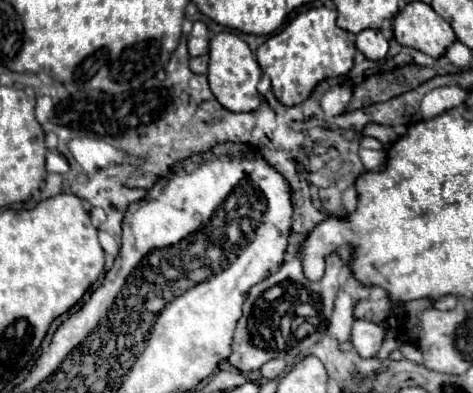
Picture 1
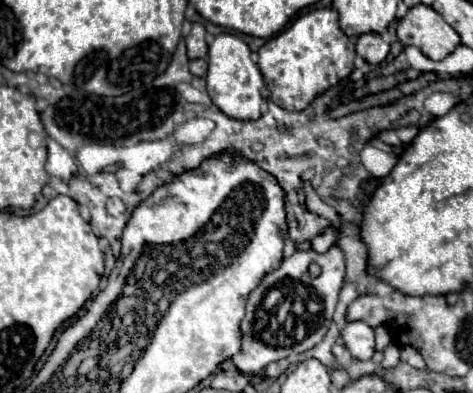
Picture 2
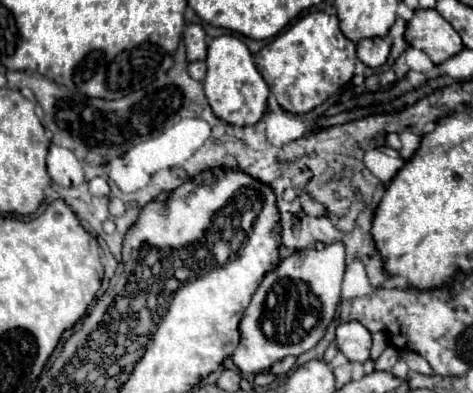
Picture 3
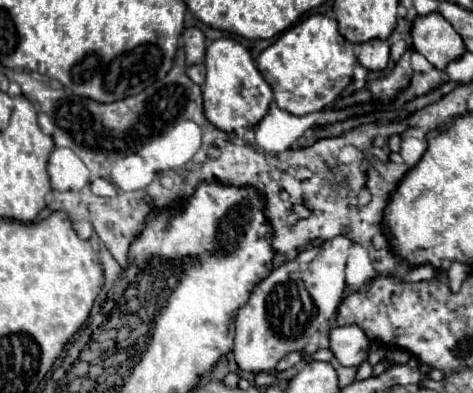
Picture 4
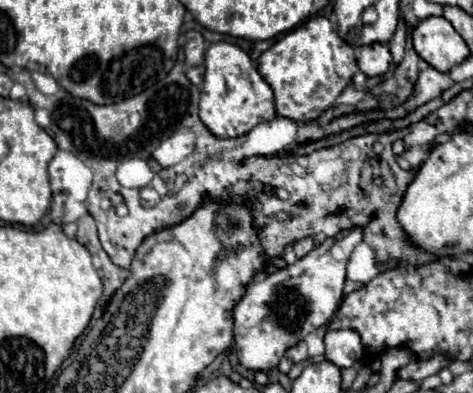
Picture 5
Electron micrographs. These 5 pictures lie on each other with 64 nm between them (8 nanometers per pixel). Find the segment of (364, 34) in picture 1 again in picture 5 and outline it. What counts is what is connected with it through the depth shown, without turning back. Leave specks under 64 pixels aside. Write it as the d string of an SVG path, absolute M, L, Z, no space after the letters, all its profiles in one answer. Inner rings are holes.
M374 42L368 46L362 46L358 52L358 68L366 76L380 76L390 68L392 54L388 50L388 44Z

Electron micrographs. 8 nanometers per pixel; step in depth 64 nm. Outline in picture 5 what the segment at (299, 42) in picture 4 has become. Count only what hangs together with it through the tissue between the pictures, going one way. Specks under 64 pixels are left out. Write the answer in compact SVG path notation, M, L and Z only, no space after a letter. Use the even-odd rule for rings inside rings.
M314 16L286 32L270 50L262 52L256 64L260 76L274 90L276 112L302 122L318 118L342 94L358 70L352 46L338 36L336 24L324 16Z

